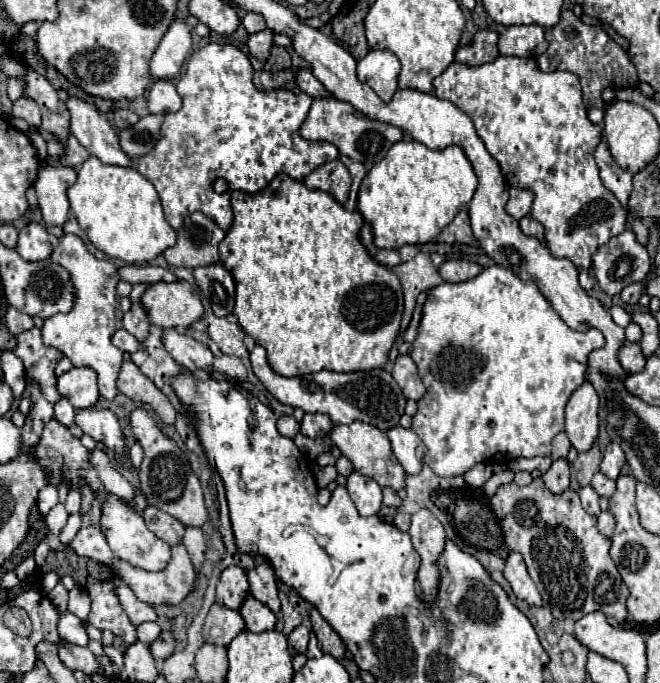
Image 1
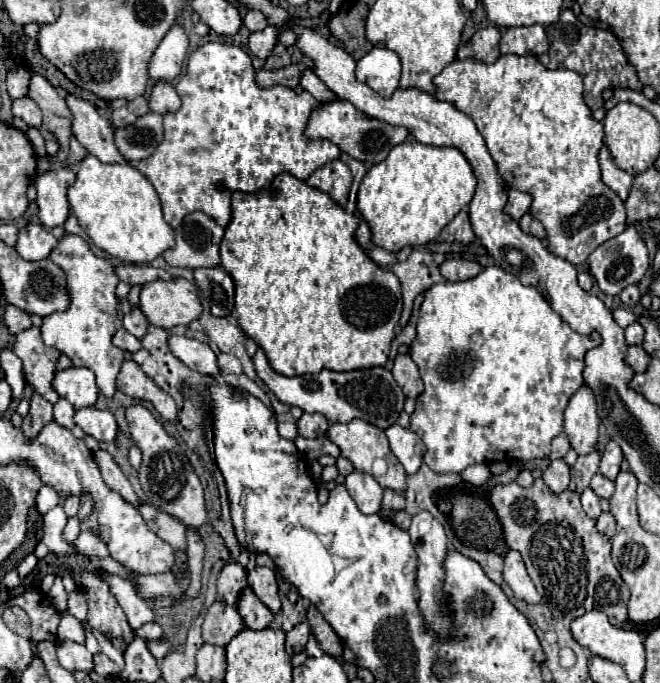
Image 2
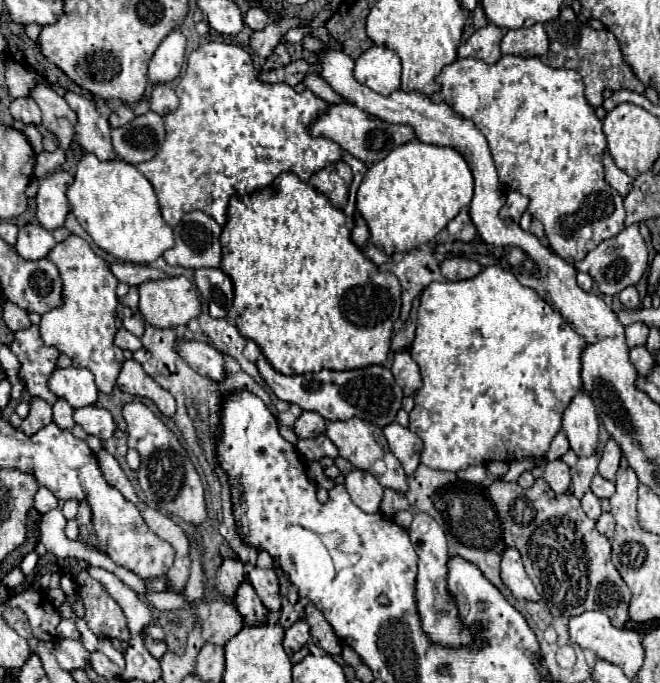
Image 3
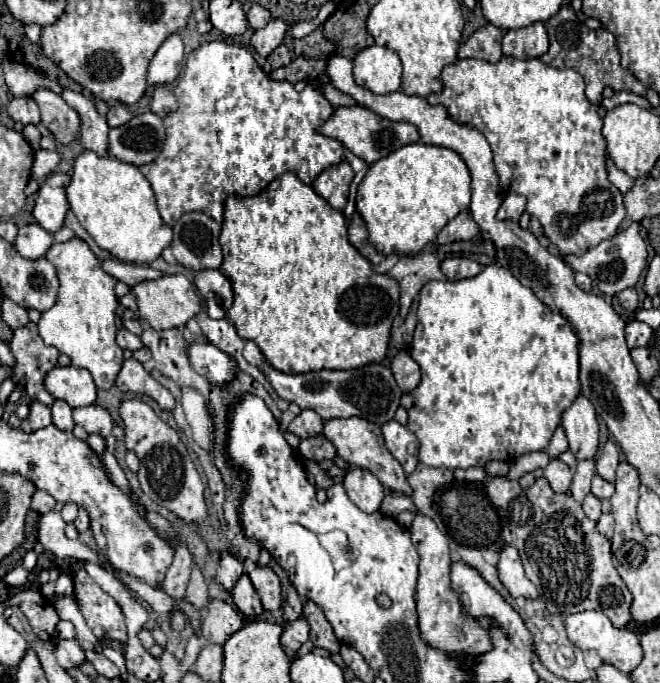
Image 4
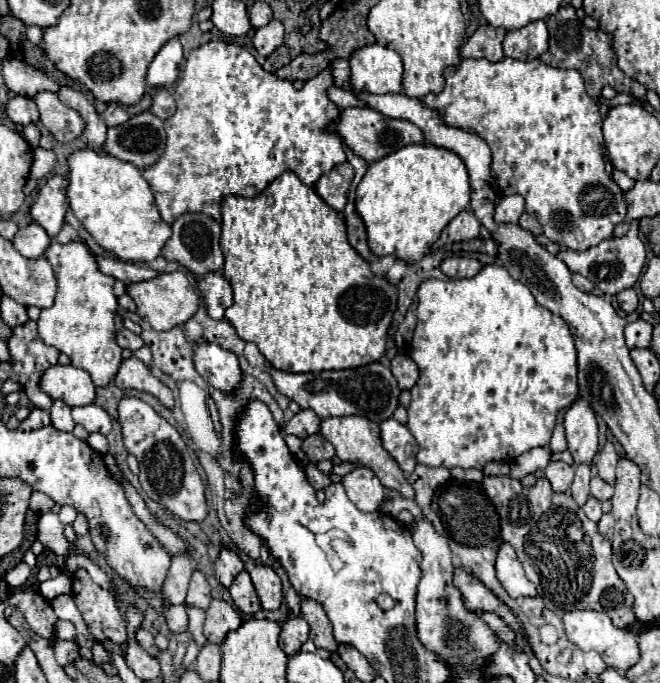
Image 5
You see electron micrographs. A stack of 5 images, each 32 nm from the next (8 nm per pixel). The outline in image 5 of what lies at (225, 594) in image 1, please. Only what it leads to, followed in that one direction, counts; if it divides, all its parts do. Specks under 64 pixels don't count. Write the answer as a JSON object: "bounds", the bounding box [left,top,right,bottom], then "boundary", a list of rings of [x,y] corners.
{"bounds":[216,548,244,588],"boundary":[[[220,548],[220,556],[216,558],[216,578],[228,588],[232,582],[234,582],[234,578],[240,574],[240,570],[244,568],[242,566],[242,560],[240,560],[240,556],[234,552],[234,550],[230,550],[230,548]]]}

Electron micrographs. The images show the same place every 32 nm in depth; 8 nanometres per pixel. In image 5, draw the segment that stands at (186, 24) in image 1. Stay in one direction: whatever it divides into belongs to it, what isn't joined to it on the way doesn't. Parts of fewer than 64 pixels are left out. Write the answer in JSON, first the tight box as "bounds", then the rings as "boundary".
{"bounds":[148,38,182,88],"boundary":[[[178,38],[170,40],[154,58],[154,62],[148,68],[148,86],[150,88],[170,88],[178,76],[178,64],[182,60],[182,44]]]}

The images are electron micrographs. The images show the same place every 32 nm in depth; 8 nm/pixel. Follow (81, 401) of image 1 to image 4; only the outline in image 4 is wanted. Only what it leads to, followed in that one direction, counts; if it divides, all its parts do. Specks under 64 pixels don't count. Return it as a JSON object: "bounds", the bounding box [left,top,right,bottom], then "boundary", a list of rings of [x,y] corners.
{"bounds":[44,366,96,408],"boundary":[[[56,366],[44,378],[44,388],[48,388],[54,398],[68,402],[72,408],[90,406],[96,400],[96,386],[92,374],[84,368]]]}

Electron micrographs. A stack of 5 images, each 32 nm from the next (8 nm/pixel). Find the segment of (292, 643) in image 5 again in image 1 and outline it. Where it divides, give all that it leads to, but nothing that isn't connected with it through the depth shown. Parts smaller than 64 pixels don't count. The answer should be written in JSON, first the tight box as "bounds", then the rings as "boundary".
{"bounds":[288,624,310,654],"boundary":[[[304,624],[296,626],[296,628],[290,632],[290,636],[288,636],[288,648],[290,648],[294,654],[304,654],[306,648],[308,648],[308,636],[310,636],[310,630],[308,630]]]}

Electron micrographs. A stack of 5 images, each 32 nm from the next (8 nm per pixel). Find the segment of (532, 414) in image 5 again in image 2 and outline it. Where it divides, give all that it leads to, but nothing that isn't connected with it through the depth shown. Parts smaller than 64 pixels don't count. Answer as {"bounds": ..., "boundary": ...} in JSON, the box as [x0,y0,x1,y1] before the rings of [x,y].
{"bounds":[410,266,600,474],"boundary":[[[488,266],[478,276],[470,278],[470,280],[432,284],[432,288],[428,288],[428,292],[424,292],[424,302],[420,306],[420,316],[418,316],[418,336],[410,346],[410,356],[418,364],[420,376],[422,376],[422,382],[424,382],[424,392],[416,398],[416,410],[410,414],[410,430],[416,432],[426,446],[422,462],[426,466],[430,466],[434,472],[440,472],[440,474],[446,474],[446,472],[460,474],[462,470],[466,470],[472,464],[490,464],[490,462],[496,462],[496,460],[514,462],[514,460],[546,458],[550,454],[552,438],[558,436],[564,428],[562,426],[562,422],[564,422],[562,414],[564,414],[564,408],[568,406],[568,400],[584,384],[584,380],[582,380],[584,354],[598,344],[600,344],[598,334],[592,334],[588,338],[588,336],[582,336],[582,334],[574,332],[552,310],[552,306],[544,300],[544,296],[536,288],[522,286],[520,280],[512,272],[508,272],[500,266]]]}

